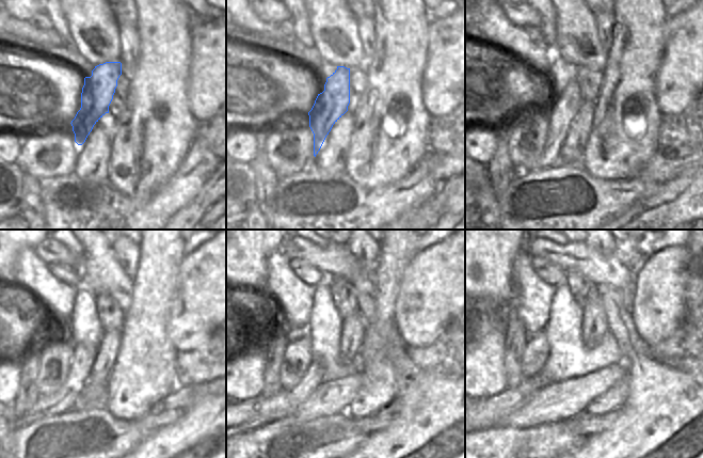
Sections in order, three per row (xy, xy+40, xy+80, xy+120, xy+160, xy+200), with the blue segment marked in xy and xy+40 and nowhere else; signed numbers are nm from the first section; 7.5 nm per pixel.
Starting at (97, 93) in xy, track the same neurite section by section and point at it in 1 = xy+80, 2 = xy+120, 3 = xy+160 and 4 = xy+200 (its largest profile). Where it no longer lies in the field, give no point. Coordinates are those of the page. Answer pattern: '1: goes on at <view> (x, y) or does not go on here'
1: goes on at xy+80 (562, 113)
2: goes on at xy+120 (83, 357)
3: goes on at xy+160 (284, 404)
4: goes on at xy+200 (498, 406)

